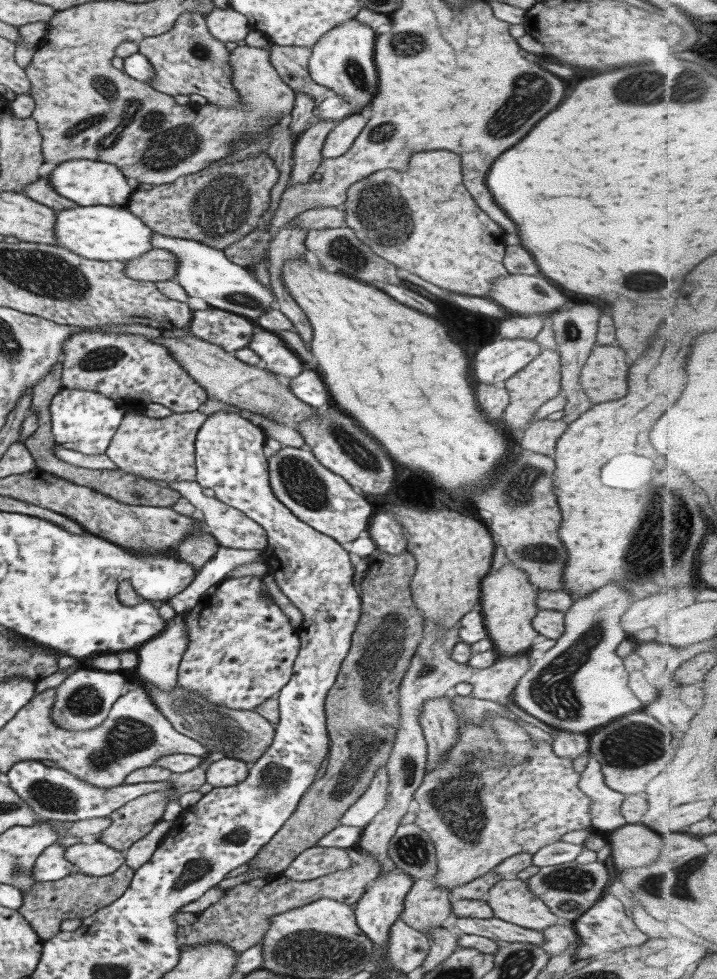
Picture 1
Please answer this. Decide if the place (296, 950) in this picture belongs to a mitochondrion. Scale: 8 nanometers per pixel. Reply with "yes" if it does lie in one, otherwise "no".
yes

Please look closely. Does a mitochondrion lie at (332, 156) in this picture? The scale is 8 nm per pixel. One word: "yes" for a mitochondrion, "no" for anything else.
no

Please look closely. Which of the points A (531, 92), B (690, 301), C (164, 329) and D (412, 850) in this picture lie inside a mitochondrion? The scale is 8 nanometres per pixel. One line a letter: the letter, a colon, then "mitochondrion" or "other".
A: mitochondrion
B: other
C: other
D: mitochondrion

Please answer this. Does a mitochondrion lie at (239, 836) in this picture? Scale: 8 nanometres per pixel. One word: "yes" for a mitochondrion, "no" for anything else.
yes

